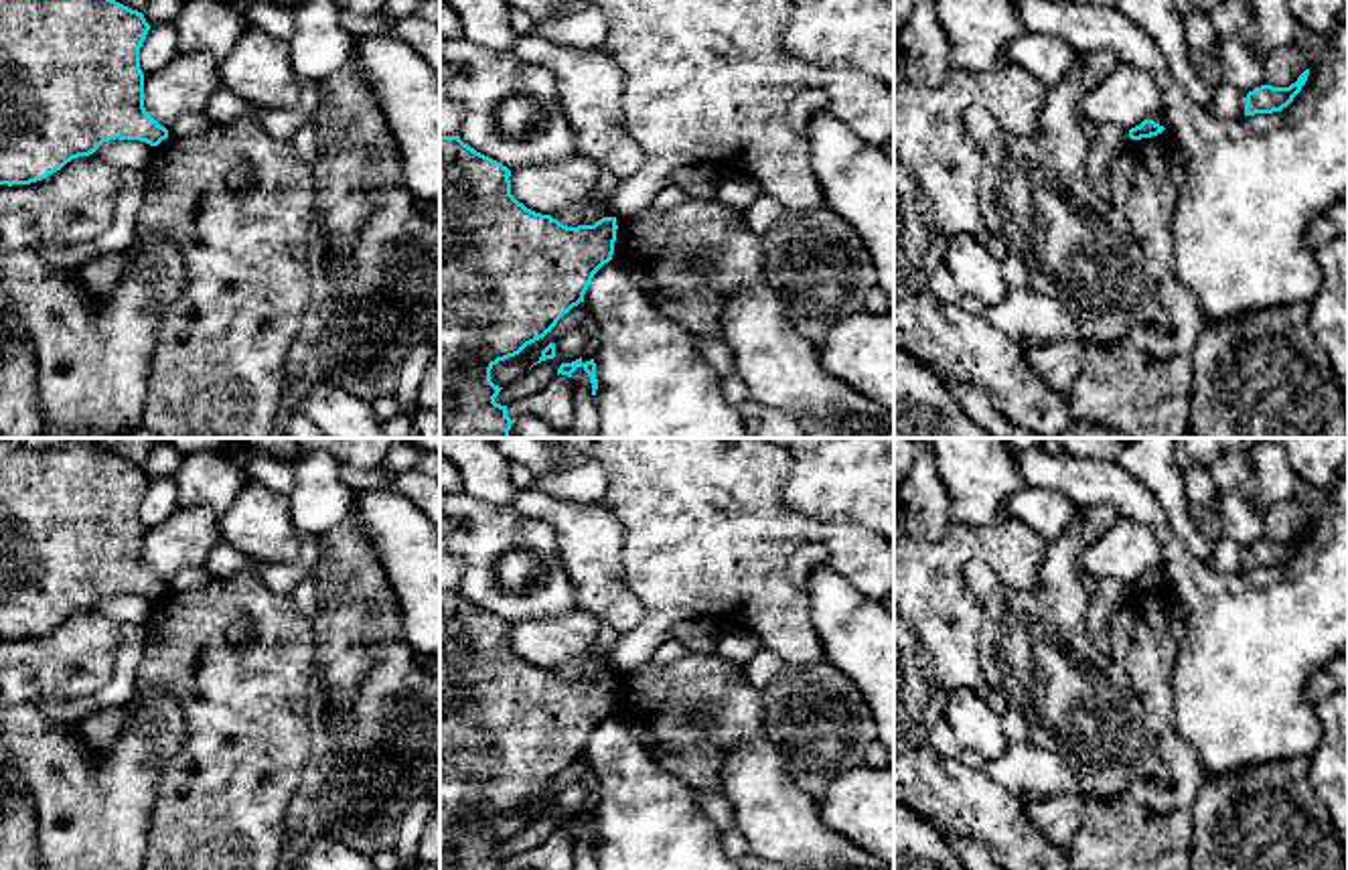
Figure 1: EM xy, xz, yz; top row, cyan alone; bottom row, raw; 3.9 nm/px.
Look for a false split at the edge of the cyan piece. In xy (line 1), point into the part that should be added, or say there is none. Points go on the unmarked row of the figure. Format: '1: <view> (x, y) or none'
1: none

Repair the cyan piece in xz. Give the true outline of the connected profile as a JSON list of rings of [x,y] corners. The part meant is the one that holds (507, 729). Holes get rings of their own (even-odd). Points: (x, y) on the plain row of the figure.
[[[440,590],[440,870],[507,870],[507,860],[495,856],[503,842],[491,836],[491,823],[551,787],[564,769],[584,756],[594,728],[614,708],[616,671],[568,681],[519,657],[509,631],[507,621],[460,590]]]

